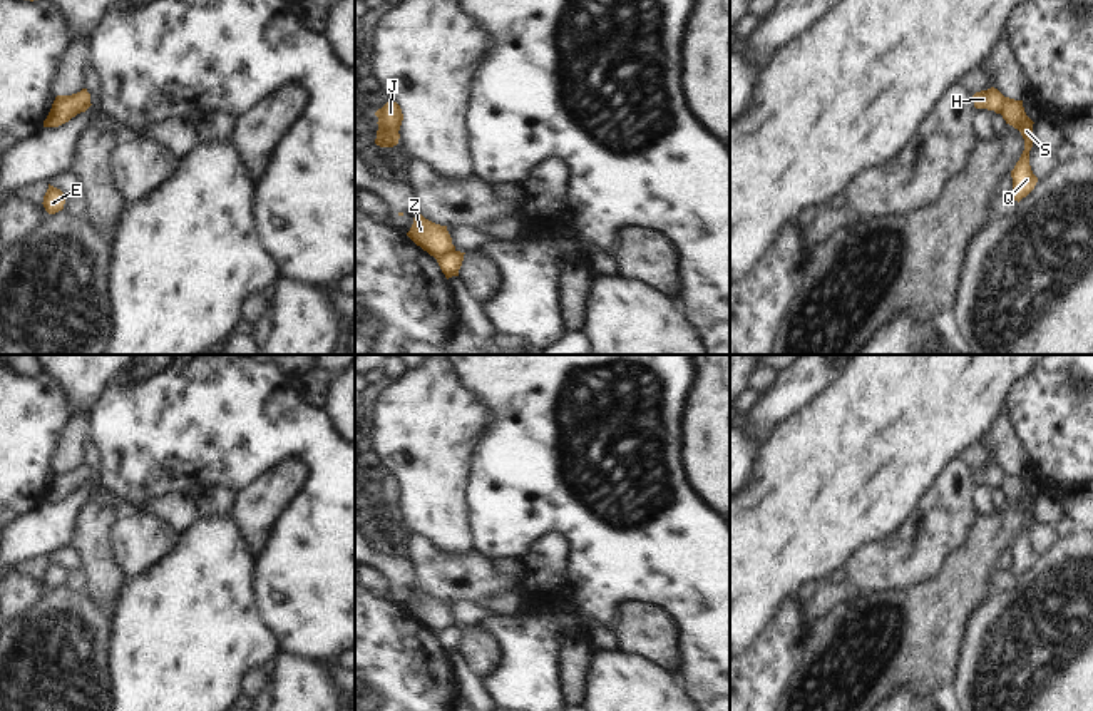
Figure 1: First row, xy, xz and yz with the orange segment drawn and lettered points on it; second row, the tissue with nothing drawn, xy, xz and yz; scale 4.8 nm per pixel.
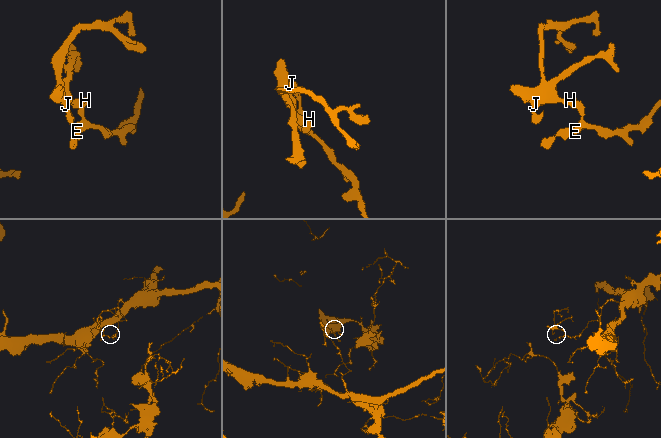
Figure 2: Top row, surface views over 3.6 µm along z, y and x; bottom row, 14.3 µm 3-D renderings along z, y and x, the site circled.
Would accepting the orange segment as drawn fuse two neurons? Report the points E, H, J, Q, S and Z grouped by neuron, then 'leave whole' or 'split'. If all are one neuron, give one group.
E Q S / H J Z; split

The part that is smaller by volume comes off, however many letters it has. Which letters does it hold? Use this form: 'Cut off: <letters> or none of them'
Cut off: H, J, Z

